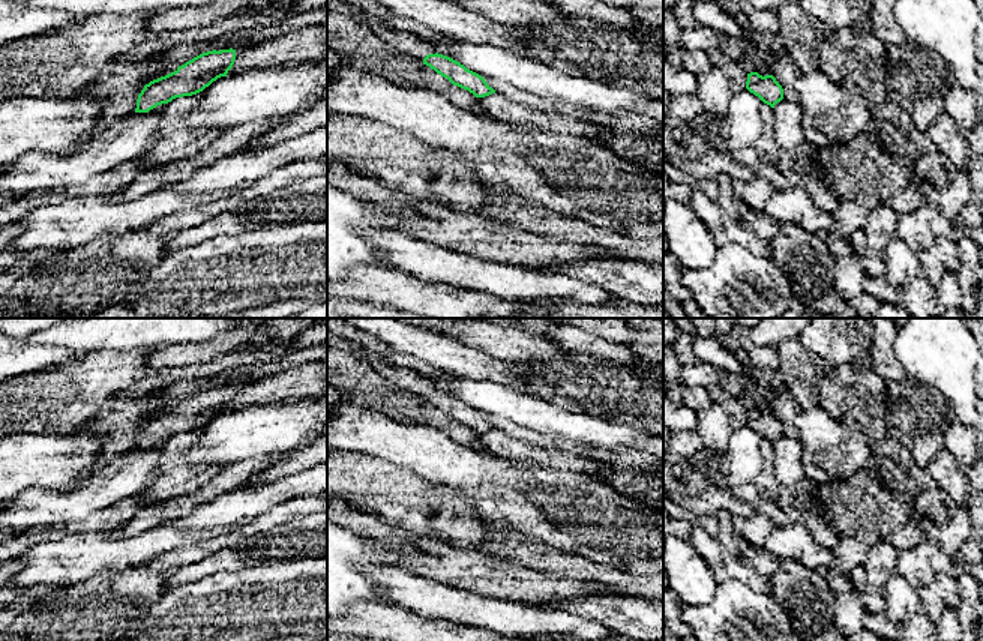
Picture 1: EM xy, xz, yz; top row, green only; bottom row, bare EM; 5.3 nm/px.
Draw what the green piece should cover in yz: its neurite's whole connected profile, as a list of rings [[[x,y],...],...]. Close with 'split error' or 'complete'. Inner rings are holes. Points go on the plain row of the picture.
[[[750,408],[746,425],[771,444],[783,435],[783,425],[773,411],[762,413],[758,408]]]; complete

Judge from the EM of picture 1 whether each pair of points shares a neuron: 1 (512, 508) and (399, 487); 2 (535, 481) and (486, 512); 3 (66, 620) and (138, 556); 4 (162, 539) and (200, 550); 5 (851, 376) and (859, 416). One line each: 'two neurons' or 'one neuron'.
1: two neurons
2: one neuron
3: two neurons
4: two neurons
5: one neuron

